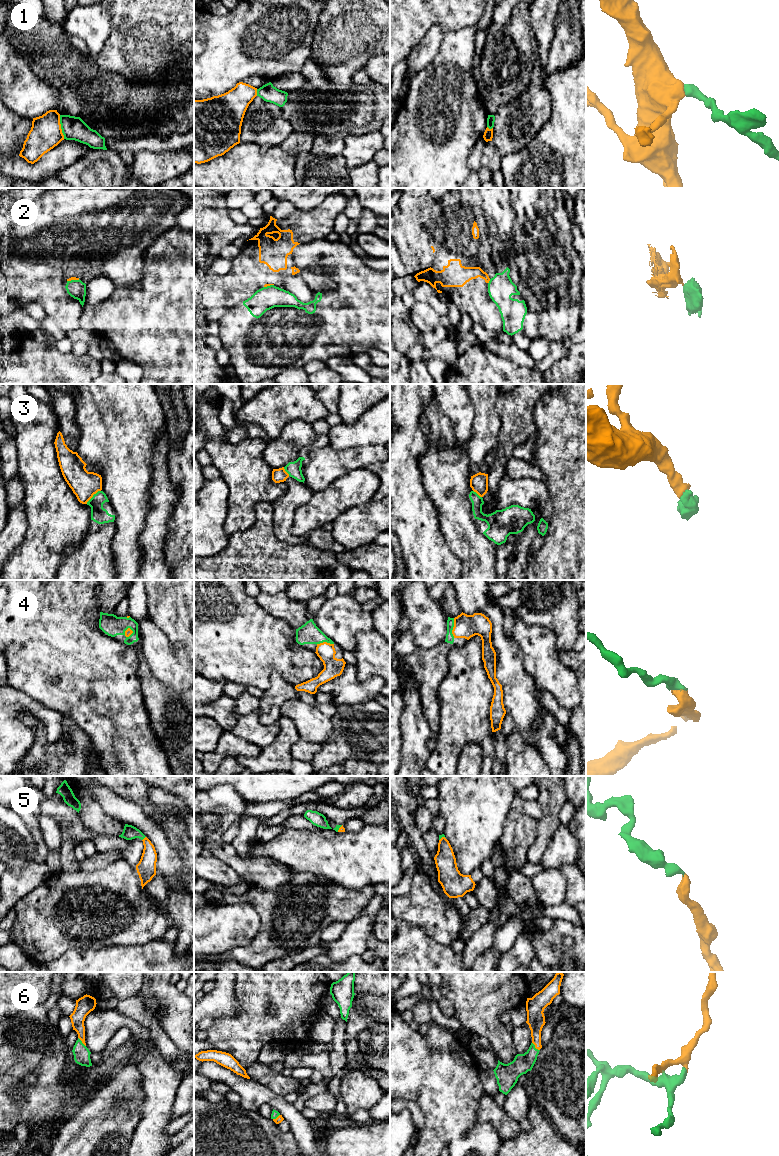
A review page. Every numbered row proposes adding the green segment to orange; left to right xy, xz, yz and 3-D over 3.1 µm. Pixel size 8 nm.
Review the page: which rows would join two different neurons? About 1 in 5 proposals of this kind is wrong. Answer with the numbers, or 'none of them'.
1, 2, 3

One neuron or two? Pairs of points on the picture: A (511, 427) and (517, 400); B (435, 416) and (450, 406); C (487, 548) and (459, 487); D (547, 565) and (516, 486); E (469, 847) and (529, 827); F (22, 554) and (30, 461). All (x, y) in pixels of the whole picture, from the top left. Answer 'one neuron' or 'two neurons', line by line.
A: one neuron
B: two neurons
C: one neuron
D: two neurons
E: two neurons
F: one neuron

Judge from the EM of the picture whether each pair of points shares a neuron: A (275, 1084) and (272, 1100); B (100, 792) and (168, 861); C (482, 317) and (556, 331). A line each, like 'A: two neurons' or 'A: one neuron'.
A: two neurons
B: one neuron
C: two neurons

